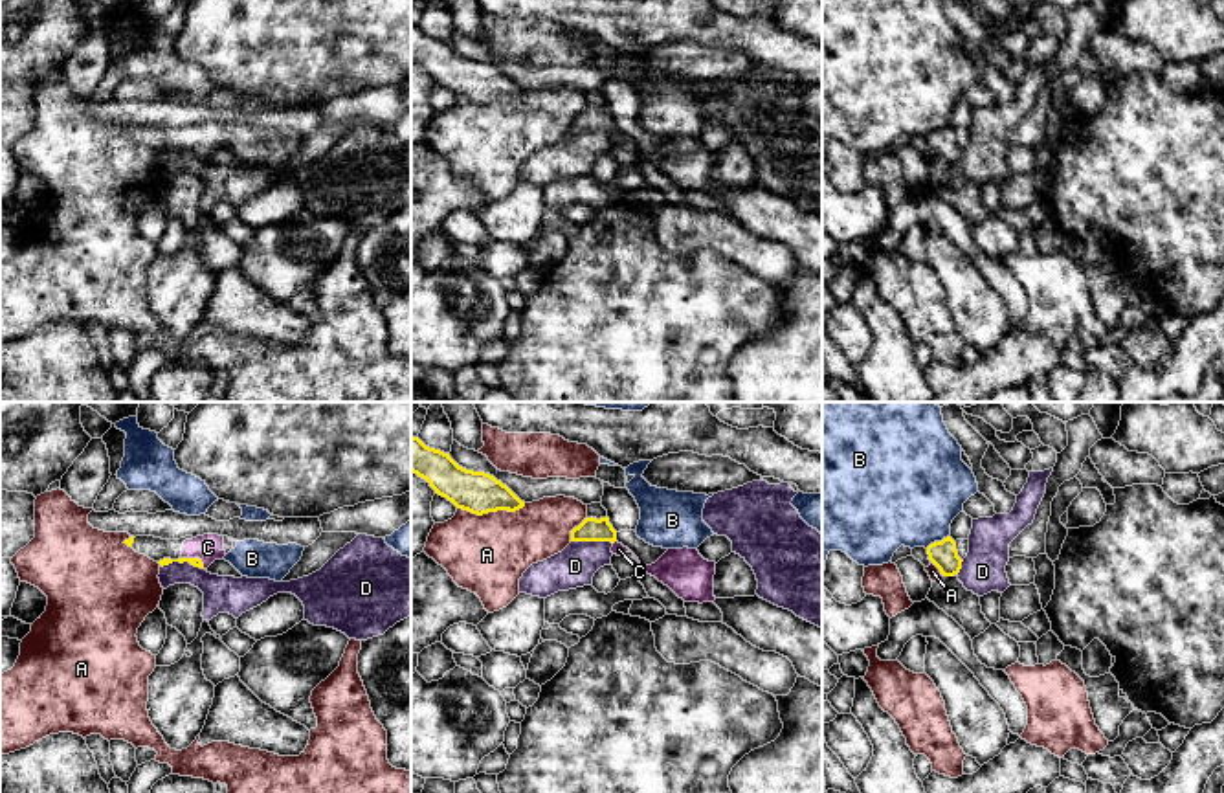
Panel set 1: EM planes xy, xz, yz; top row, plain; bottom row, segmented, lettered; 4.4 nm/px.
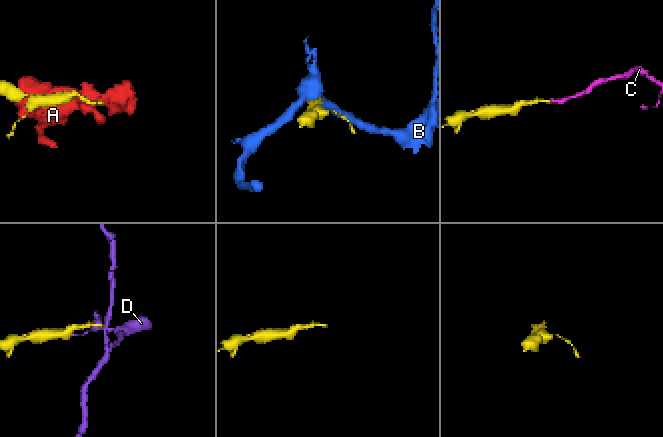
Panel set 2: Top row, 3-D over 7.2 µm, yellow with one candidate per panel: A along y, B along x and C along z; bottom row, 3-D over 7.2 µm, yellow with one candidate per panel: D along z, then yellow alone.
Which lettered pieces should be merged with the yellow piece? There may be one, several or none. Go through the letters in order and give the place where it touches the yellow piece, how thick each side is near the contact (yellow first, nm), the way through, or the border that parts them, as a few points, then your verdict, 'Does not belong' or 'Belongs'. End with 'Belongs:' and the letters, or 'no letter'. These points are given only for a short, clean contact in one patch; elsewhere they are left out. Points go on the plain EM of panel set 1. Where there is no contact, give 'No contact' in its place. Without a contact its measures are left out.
A: Touches yellow at xz (490, 100). Thickness 190 nm (yellow) against 360 nm. Does not belong
B: Touches yellow at yz (936, 131). Thickness 120 nm (yellow) against 460 nm. Boundary: yz (947, 123), (925, 136). Does not belong
C: Touches yellow at xy (195, 147). Thickness 50 nm (yellow) against 120 nm. Path across: xy (197, 151), (195, 147), (208, 136). Belongs
D: Touches yellow at xy (182, 151). Thickness 50 nm (yellow) against 160 nm. Boundary: xy (160, 153), (189, 151), (202, 158). Does not belong
Belongs: C

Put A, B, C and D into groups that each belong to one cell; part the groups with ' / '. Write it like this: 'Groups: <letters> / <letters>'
Groups: A / B / C / D

